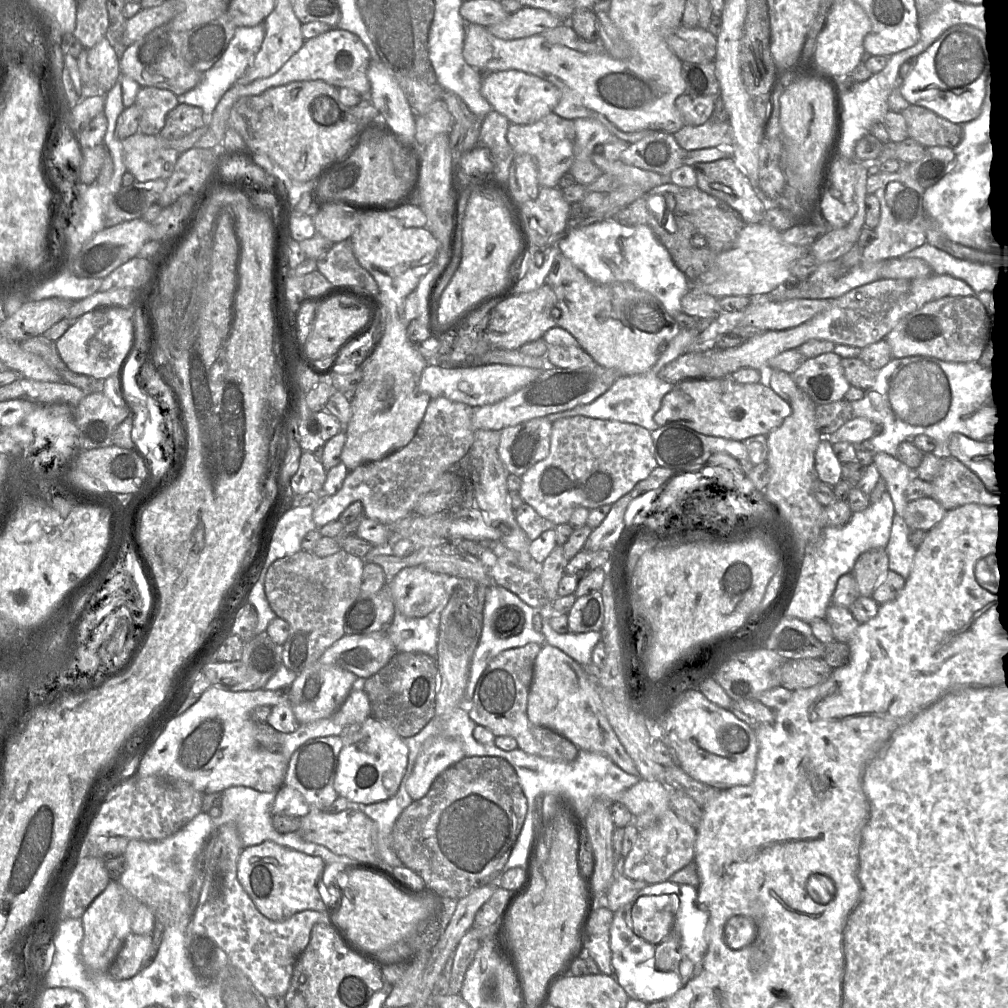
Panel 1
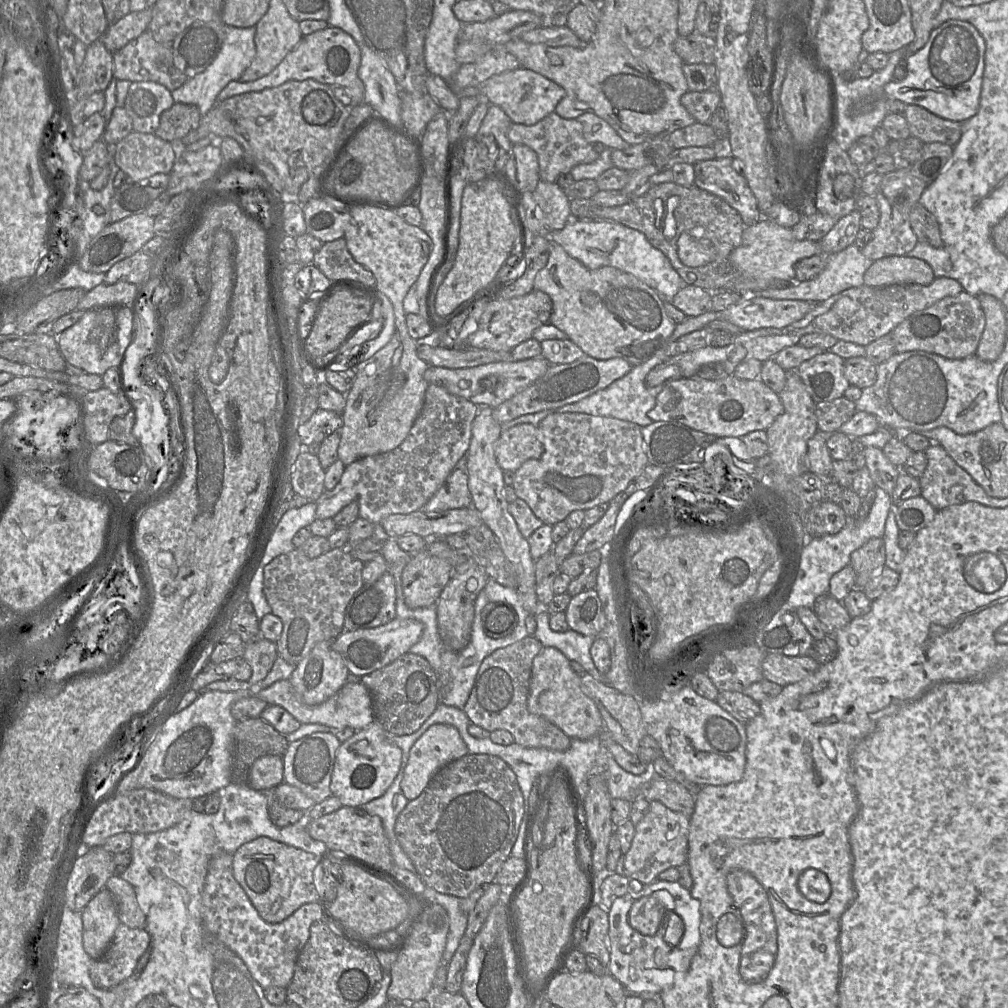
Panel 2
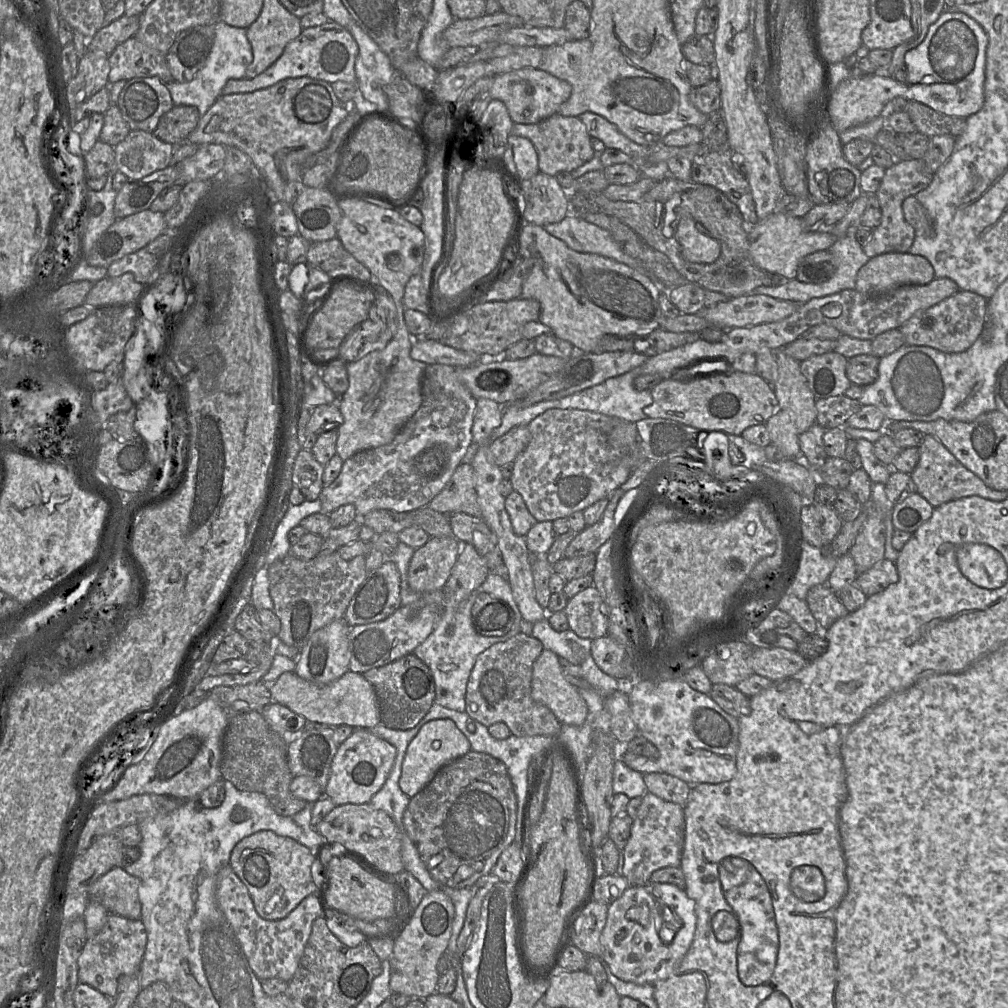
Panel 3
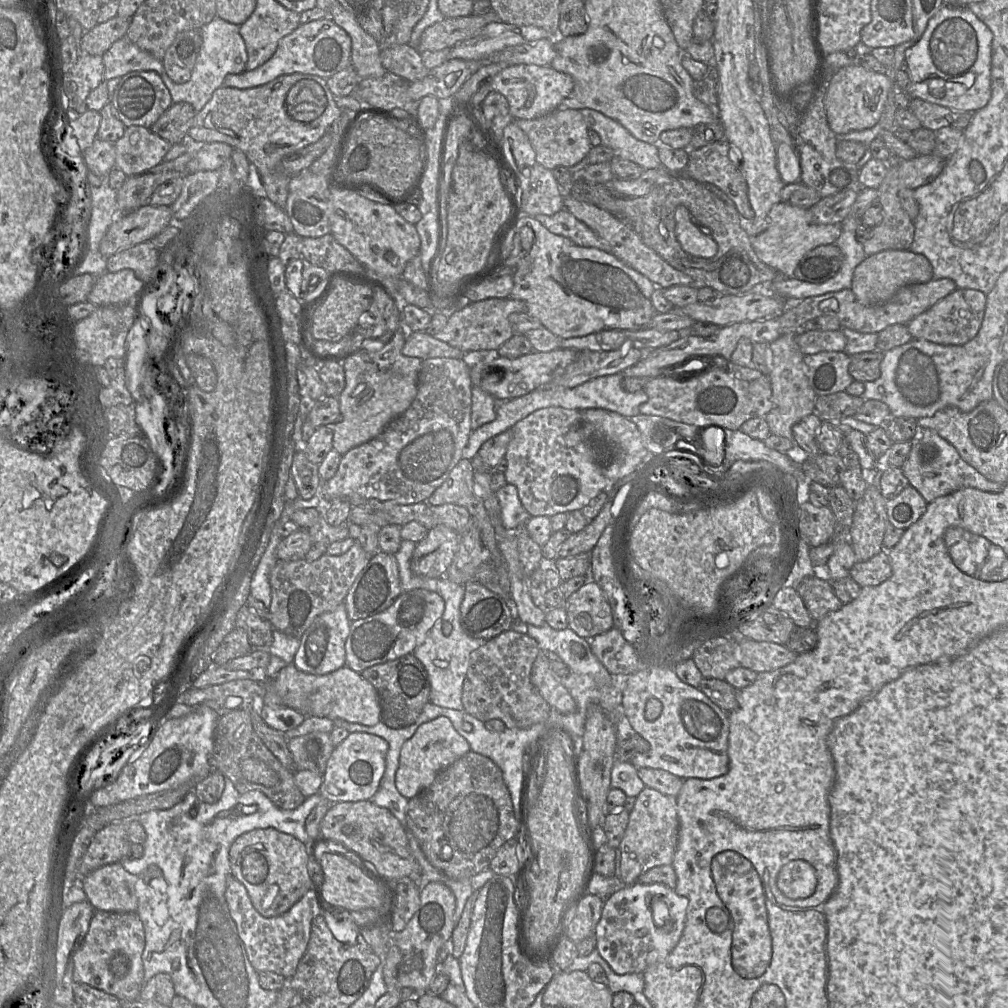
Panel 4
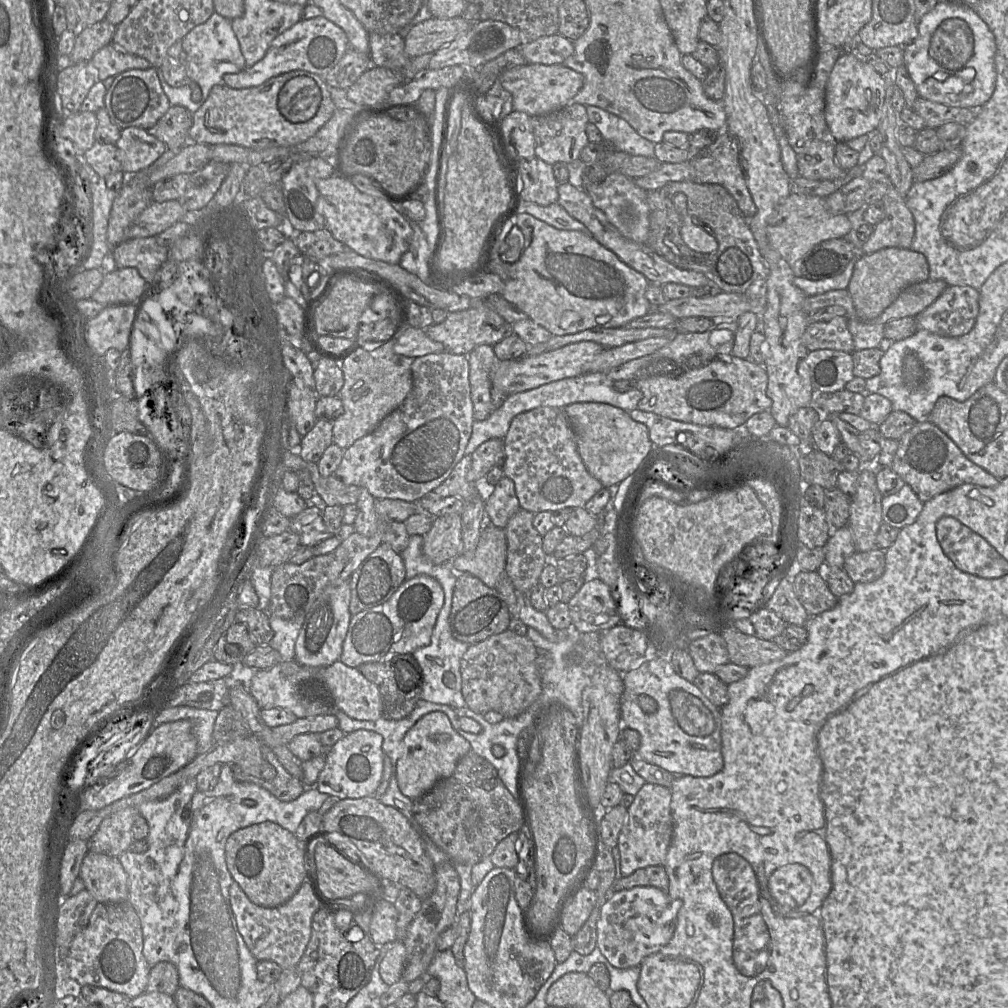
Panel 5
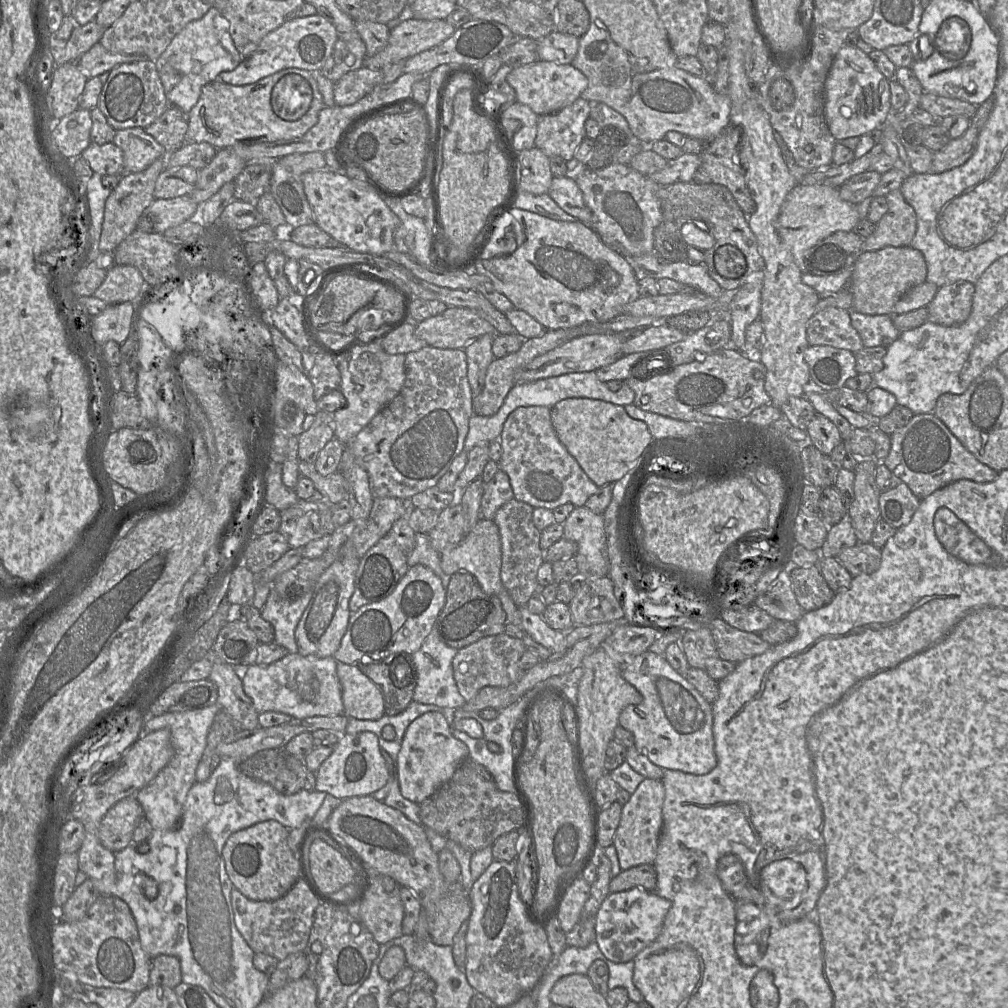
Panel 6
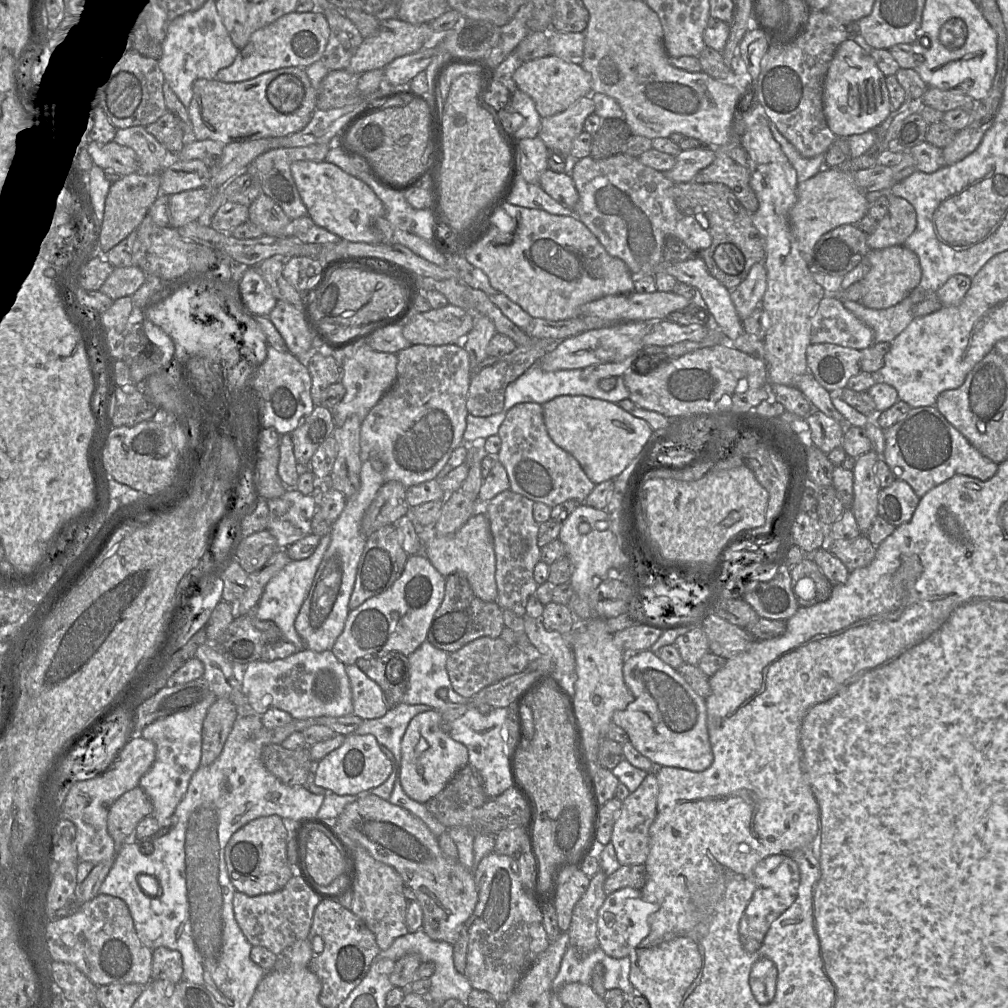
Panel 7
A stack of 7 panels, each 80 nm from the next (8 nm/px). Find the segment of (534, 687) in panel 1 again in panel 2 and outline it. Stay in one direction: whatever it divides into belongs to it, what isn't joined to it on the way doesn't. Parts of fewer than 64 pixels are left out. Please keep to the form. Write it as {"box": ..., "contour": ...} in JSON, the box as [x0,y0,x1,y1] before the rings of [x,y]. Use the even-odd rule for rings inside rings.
{"box":[528,647,651,776],"contour":[[[543,647],[532,662],[528,710],[541,716],[559,727],[569,738],[587,740],[599,736],[602,744],[615,761],[627,772],[635,775],[649,776],[651,763],[646,763],[632,755],[612,739],[604,730],[603,718],[596,706],[581,688],[581,681],[571,666],[571,661],[557,648]]]}

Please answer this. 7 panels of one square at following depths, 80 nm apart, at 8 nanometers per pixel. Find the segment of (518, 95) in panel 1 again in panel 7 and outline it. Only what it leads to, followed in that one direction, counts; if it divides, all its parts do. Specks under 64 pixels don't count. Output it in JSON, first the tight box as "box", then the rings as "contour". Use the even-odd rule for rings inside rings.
{"box":[514,54,592,118],"contour":[[[553,54],[523,62],[514,72],[517,88],[529,95],[541,118],[564,111],[583,96],[592,94],[592,76],[581,65],[565,61]]]}

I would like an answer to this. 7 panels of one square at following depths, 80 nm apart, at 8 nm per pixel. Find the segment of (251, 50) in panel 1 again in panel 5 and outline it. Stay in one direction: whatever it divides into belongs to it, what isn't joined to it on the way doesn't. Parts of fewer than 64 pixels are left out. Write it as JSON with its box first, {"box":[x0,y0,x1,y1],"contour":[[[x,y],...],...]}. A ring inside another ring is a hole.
{"box":[158,12,246,114],"contour":[[[214,12],[203,24],[194,27],[182,39],[187,56],[187,75],[191,82],[179,88],[170,86],[158,69],[158,78],[171,106],[183,106],[191,114],[205,102],[213,86],[221,84],[225,74],[238,73],[246,67],[239,41],[232,29],[231,20]]]}

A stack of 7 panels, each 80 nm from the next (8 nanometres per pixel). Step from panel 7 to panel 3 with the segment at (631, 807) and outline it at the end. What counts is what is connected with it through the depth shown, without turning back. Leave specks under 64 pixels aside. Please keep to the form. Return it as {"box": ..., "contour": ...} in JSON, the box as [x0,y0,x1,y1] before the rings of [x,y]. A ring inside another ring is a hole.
{"box":[623,792,685,885],"contour":[[[646,792],[636,818],[633,820],[630,838],[624,848],[623,875],[630,885],[650,883],[654,871],[680,865],[685,837],[683,807]]]}

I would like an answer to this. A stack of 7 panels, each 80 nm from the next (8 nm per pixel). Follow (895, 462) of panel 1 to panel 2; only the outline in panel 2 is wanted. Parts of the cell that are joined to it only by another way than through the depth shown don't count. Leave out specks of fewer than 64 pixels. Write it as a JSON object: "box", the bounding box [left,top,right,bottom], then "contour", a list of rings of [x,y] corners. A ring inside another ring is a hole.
{"box":[864,446,901,495],"contour":[[[868,446],[864,449],[866,467],[874,481],[875,487],[883,489],[889,495],[893,492],[901,469],[890,462],[882,449]]]}

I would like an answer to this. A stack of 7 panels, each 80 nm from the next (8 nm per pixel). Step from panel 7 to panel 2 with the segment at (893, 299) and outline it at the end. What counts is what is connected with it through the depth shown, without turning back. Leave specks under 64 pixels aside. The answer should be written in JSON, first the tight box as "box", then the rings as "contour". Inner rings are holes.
{"box":[864,256,935,287],"contour":[[[889,256],[876,260],[864,274],[864,285],[881,287],[896,284],[929,285],[935,275],[922,259],[909,256]]]}

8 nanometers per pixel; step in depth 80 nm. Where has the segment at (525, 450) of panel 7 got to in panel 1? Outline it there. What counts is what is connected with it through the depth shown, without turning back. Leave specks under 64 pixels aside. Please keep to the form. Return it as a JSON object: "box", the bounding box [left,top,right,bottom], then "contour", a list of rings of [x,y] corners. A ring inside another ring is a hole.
{"box":[518,416,657,525],"contour":[[[586,416],[561,418],[552,422],[547,457],[520,476],[518,493],[524,503],[558,525],[568,523],[576,507],[612,505],[657,466],[651,432],[642,426]]]}

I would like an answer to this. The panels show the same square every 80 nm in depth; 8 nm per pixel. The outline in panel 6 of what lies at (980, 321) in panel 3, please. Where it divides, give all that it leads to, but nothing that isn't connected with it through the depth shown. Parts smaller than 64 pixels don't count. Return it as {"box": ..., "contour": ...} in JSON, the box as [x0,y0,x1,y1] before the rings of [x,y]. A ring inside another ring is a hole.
{"box":[927,281,975,326],"contour":[[[959,281],[939,287],[934,299],[927,306],[928,321],[942,326],[957,326],[970,316],[975,285]]]}

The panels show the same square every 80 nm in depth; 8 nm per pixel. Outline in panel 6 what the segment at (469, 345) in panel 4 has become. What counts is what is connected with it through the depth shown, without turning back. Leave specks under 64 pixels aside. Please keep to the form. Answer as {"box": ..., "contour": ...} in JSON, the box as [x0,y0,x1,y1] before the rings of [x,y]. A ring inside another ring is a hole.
{"box":[415,307,496,349],"contour":[[[448,307],[443,313],[431,316],[420,323],[415,323],[415,335],[424,340],[428,346],[442,349],[464,349],[469,342],[485,335],[496,334],[495,328],[478,312],[464,307]]]}

